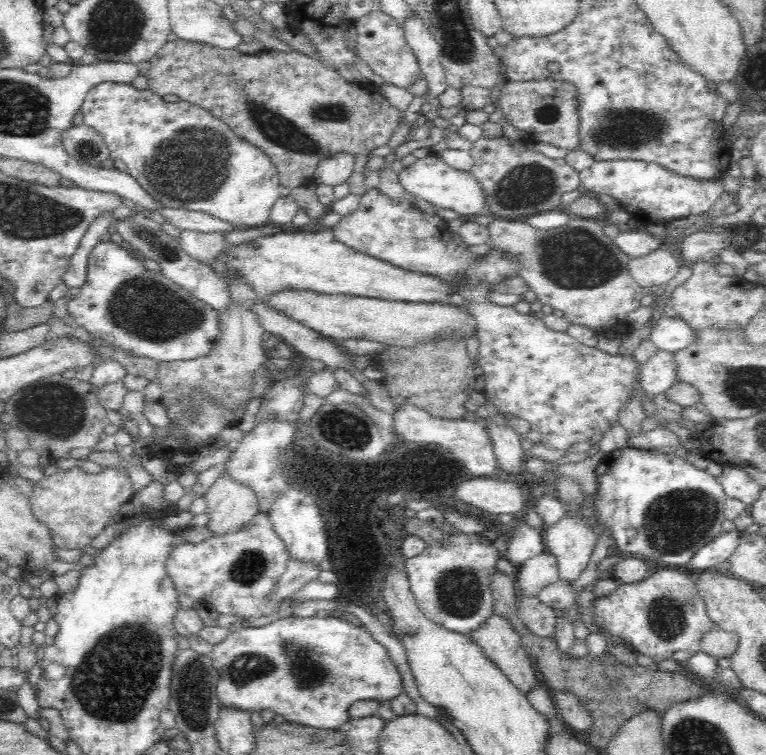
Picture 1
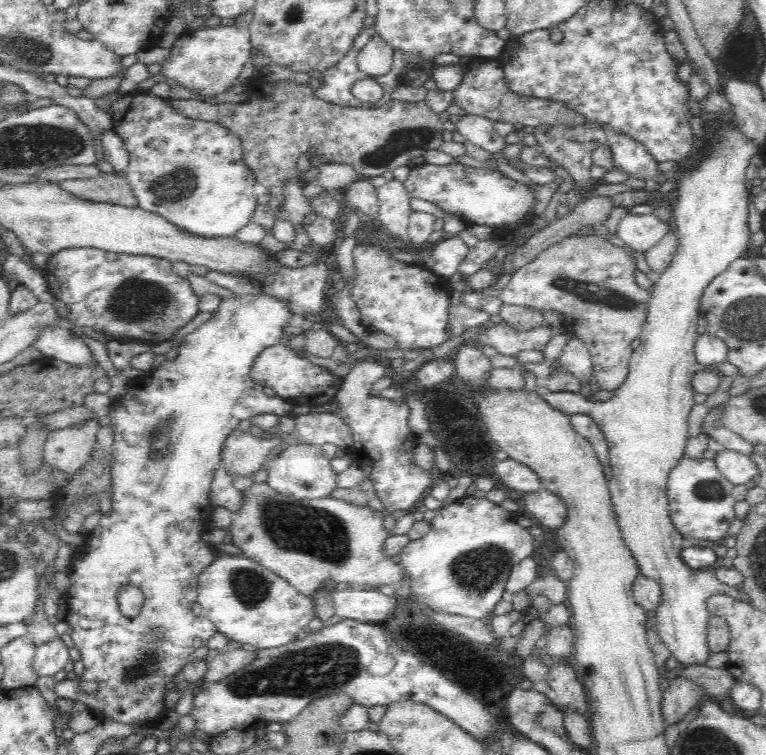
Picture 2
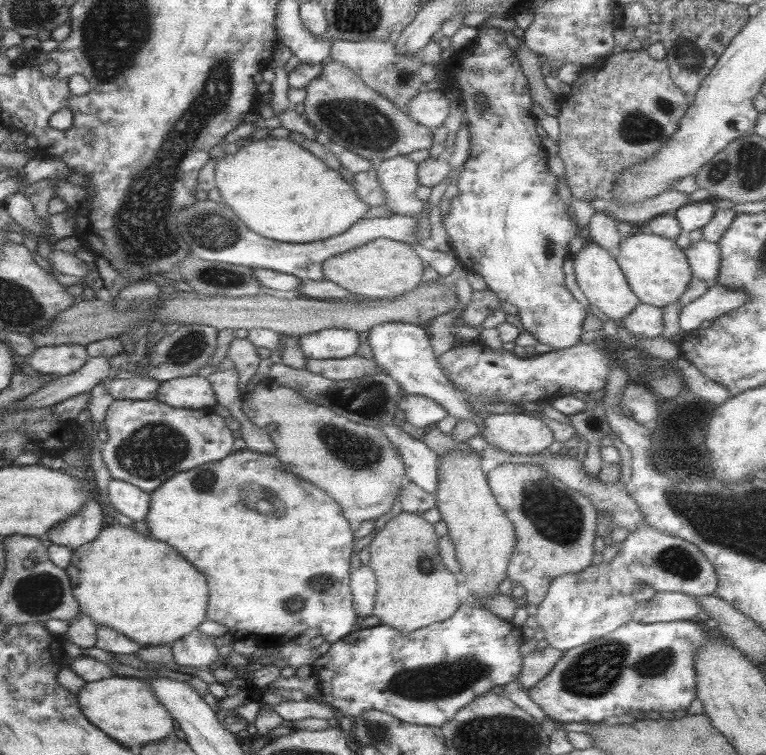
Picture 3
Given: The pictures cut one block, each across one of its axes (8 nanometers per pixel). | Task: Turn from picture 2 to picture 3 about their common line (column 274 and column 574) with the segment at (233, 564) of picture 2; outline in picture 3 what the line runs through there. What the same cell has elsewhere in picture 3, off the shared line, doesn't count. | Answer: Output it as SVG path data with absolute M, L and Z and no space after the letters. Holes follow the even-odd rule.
M641 522L621 543L620 550L610 563L603 561L600 565L590 565L580 572L557 576L552 580L544 600L532 609L537 620L537 629L544 632L544 638L550 648L562 652L606 636L609 632L632 620L631 614L637 602L635 598L632 598L631 592L640 583L652 585L652 588L658 592L681 592L694 597L710 596L714 595L717 587L717 574L714 565L694 544L668 536L666 533L657 532L655 528Z

